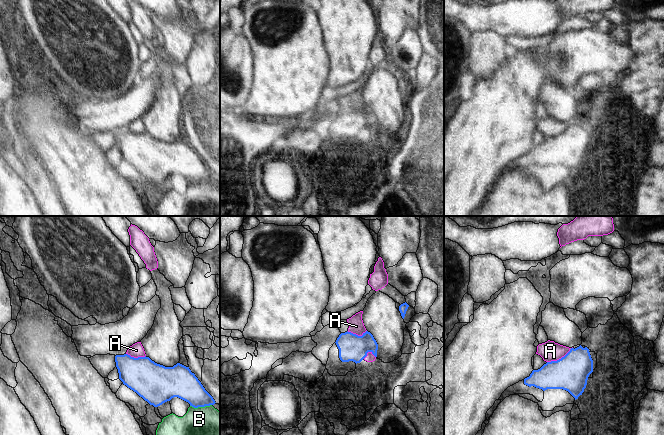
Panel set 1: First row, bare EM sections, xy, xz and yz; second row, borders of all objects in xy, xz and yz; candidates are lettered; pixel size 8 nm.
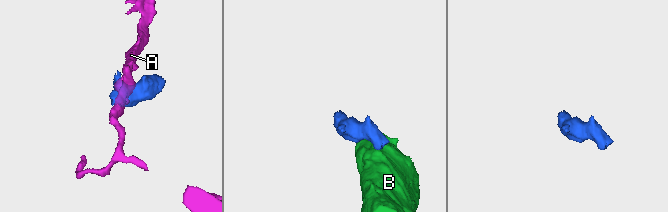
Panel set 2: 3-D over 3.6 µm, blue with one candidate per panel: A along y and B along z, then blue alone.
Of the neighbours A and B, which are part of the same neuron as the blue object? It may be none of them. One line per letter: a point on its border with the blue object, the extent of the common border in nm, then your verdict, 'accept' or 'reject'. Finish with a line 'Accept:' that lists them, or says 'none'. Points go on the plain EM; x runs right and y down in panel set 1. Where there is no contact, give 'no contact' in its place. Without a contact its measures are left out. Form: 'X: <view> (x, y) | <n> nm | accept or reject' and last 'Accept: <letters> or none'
A: yz (559, 135) | 240 nm | reject
B: xy (200, 182) | 180 nm | reject
Accept: none

